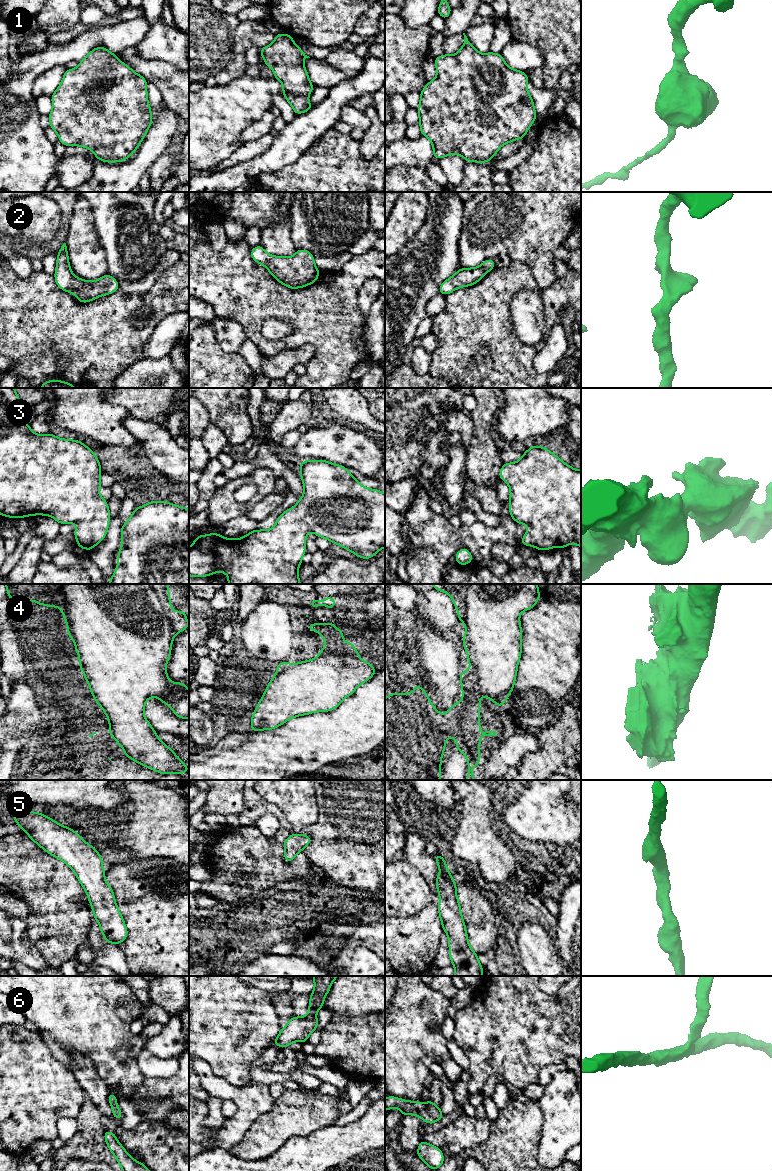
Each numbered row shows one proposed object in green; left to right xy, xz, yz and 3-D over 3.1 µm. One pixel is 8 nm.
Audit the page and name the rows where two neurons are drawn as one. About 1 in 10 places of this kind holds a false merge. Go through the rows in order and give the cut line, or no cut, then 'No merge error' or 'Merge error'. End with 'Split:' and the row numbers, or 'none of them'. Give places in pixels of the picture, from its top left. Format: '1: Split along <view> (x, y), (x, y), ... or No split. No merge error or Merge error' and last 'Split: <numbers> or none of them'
1: No split. No merge error
2: No split. No merge error
3: No split. No merge error
4: No split. No merge error
5: No split. No merge error
6: No split. No merge error
Split: none of them

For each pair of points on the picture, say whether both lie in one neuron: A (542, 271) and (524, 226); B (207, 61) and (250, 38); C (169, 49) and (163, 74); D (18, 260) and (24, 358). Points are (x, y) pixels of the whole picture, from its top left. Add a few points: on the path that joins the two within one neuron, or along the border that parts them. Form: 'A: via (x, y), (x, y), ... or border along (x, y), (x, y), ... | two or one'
A: via (541, 260), (532, 237) | one
B: border along (239, 22), (233, 45) | two
C: border along (143, 58), (161, 59), (171, 63), (178, 69) | two
D: border along (10, 267), (21, 278), (26, 278), (33, 271) | two

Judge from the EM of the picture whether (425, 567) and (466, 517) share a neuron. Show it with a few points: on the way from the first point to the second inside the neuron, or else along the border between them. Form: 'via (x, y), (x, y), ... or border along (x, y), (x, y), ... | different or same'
border along (477, 520), (470, 525), (463, 525) | different

